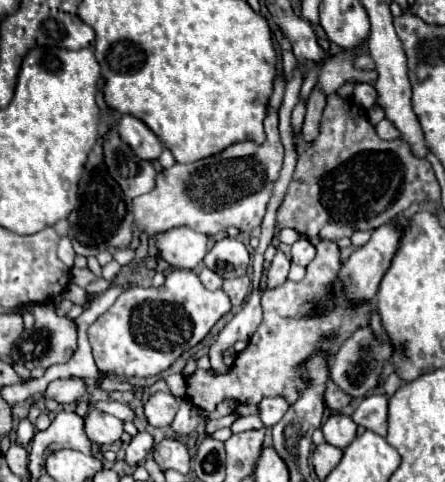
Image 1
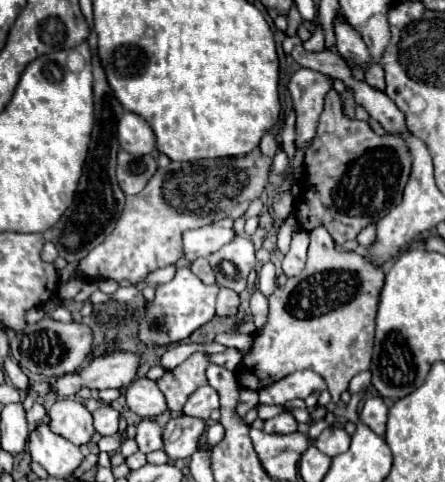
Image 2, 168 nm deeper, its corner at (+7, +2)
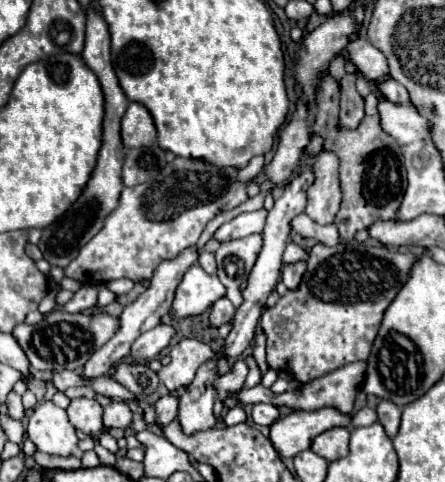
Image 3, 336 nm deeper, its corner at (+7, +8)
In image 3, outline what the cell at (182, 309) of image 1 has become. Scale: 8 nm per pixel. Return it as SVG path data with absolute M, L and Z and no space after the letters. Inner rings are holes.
M198 264L190 266L182 282L176 288L170 314L174 318L198 316L210 308L220 296L226 294L226 288L214 274L206 274Z

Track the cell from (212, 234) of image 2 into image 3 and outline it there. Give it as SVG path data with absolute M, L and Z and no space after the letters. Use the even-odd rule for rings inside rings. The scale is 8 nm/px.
M256 210L256 212L246 212L246 214L240 214L236 216L234 220L222 224L216 234L214 234L214 240L216 242L230 242L230 240L236 240L236 238L244 238L244 236L250 236L250 234L256 234L256 232L262 232L264 230L264 222L266 222L266 210Z

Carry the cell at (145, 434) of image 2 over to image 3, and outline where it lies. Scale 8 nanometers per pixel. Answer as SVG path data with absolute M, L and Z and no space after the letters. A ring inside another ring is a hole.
M164 396L160 398L156 404L154 404L154 410L156 410L156 424L160 428L168 426L174 418L176 418L176 412L178 412L178 400L174 396Z

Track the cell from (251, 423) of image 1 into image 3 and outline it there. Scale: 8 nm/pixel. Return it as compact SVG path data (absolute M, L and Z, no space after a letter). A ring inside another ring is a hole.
M322 408L318 412L294 410L270 426L270 442L280 456L294 458L294 454L310 448L318 434L334 426L350 426L350 414L342 414L336 408Z

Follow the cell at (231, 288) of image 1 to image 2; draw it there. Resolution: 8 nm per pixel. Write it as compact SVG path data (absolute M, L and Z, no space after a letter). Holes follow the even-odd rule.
M222 288L218 294L218 302L216 302L216 316L222 316L222 318L236 316L238 306L240 306L238 294L228 290L228 288Z

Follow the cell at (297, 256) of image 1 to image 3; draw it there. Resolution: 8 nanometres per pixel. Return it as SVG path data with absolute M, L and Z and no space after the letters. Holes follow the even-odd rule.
M304 260L282 266L282 282L286 284L286 288L296 288L296 284L300 282L300 278L304 274L304 268L306 268Z

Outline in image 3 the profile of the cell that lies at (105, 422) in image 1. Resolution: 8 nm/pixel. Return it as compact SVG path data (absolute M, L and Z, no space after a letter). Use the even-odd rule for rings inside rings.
M110 400L110 404L104 406L104 426L106 428L126 428L130 426L132 412L126 402Z

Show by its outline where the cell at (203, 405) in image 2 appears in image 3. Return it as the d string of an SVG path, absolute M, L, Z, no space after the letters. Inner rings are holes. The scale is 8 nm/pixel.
M238 360L228 374L220 376L214 380L214 390L218 394L218 400L226 400L232 392L240 390L244 386L244 380L246 380L246 374L248 374L248 368L244 364L244 360Z

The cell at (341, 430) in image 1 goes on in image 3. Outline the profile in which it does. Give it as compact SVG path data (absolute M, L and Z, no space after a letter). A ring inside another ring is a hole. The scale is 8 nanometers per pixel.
M344 426L330 428L330 430L326 430L326 432L322 432L320 436L314 438L312 450L318 456L332 462L332 460L348 454L348 440L350 440L350 430L348 428L344 428Z

